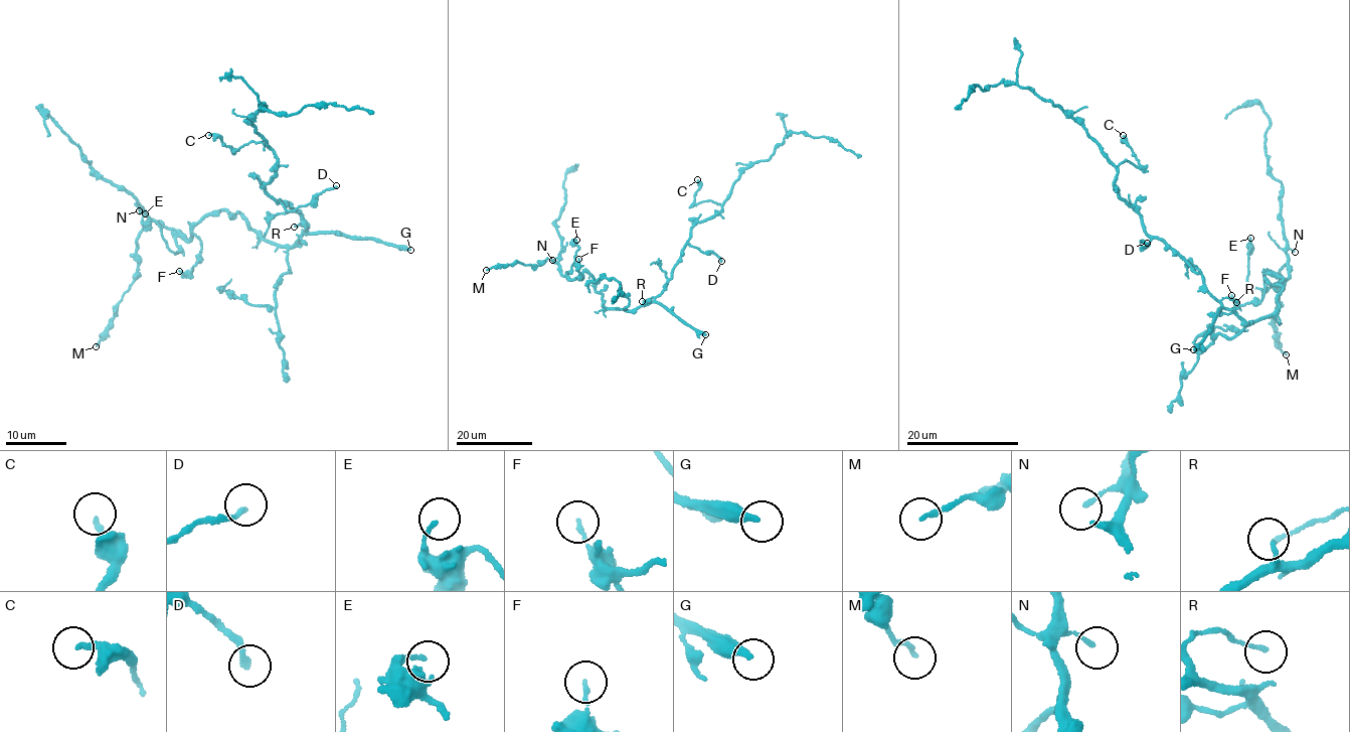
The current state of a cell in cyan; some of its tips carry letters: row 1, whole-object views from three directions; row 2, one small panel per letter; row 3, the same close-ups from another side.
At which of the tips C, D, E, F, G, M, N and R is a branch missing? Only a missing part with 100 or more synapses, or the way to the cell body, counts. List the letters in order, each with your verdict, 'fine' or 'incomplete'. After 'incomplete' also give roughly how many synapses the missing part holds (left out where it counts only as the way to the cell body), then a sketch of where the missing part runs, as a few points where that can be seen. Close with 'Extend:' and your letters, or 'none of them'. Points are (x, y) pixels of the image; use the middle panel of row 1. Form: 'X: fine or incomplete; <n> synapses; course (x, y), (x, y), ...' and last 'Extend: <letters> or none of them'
C: fine
D: fine
E: fine
F: fine
G: incomplete; 250 synapses
M: fine
N: fine
R: fine
Extend: G

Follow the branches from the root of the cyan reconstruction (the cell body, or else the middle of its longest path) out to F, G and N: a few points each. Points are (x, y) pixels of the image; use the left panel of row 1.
F: (308, 226), (282, 246), (221, 210), (192, 228), (201, 256), (192, 272), (179, 271)
G: (308, 226), (306, 231), (312, 234), (369, 238), (410, 250)
N: (308, 226), (292, 246), (276, 245), (261, 239), (239, 213), (224, 209), (195, 225), (189, 240), (139, 210)

